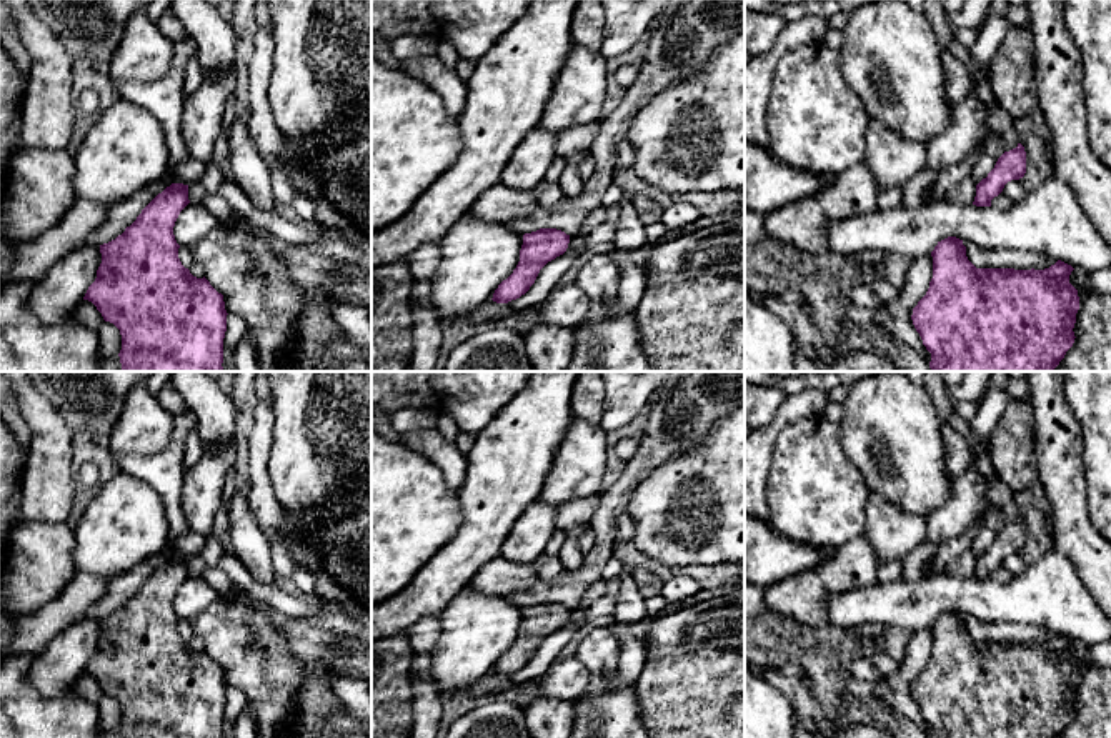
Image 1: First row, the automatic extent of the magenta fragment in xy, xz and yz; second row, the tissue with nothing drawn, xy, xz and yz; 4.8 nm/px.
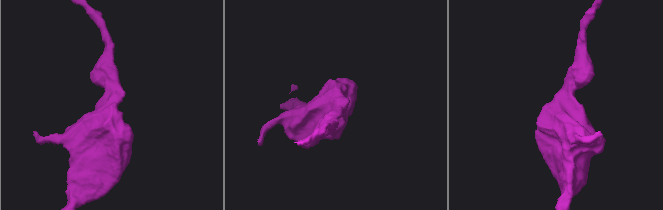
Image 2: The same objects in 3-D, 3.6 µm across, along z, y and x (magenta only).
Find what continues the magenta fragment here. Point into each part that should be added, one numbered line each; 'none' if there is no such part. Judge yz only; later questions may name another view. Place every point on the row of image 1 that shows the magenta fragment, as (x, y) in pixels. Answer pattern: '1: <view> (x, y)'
none

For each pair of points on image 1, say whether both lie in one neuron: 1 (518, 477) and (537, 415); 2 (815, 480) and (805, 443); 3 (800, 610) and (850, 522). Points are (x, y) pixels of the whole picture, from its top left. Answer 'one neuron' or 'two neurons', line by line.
1: one neuron
2: one neuron
3: two neurons

